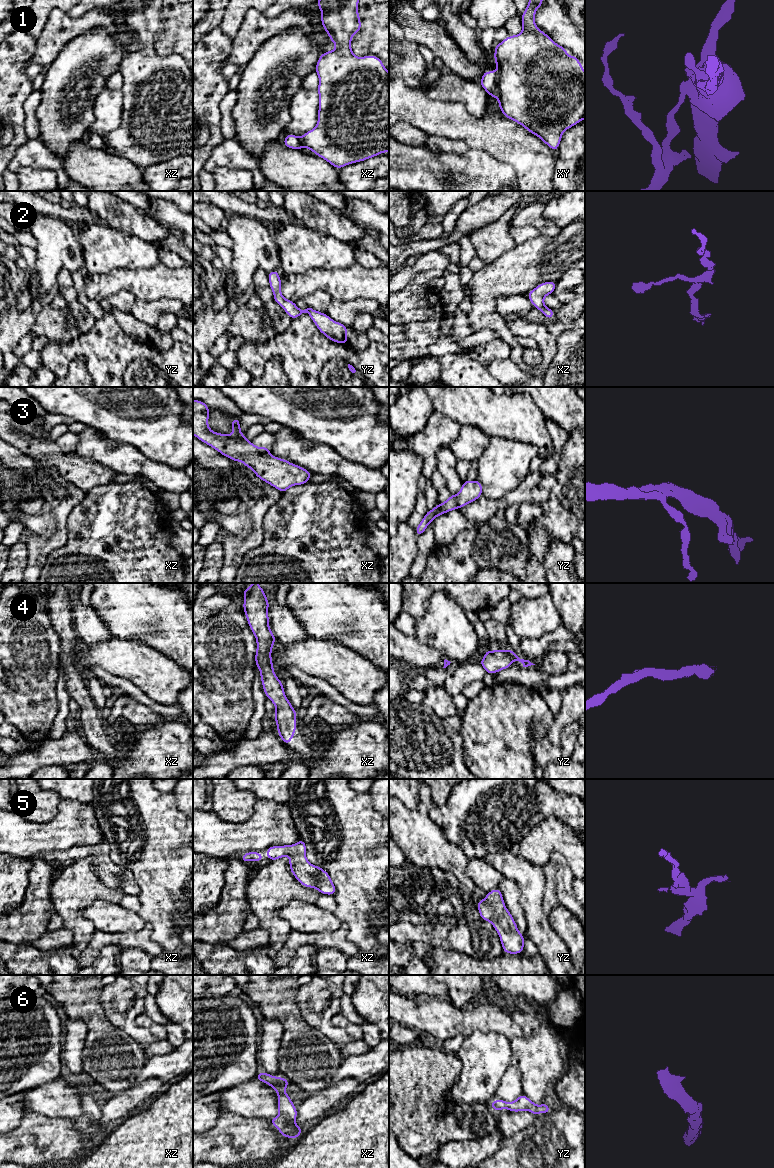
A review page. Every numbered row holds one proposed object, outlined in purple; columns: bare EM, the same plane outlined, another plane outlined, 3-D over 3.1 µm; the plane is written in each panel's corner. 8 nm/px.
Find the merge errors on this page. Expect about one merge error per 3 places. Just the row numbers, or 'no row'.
1

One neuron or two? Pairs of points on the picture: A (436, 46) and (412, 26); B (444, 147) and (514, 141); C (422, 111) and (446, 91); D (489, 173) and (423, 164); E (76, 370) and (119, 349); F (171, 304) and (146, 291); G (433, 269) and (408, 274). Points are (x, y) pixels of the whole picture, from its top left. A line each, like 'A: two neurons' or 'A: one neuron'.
A: one neuron
B: two neurons
C: two neurons
D: one neuron
E: two neurons
F: two neurons
G: one neuron

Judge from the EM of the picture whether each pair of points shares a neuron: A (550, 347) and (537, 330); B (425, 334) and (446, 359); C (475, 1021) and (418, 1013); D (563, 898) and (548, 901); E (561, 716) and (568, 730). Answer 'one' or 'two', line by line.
A: one
B: two
C: one
D: two
E: two

